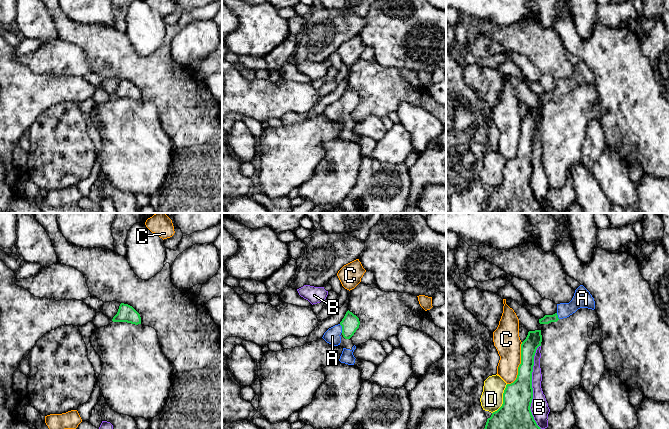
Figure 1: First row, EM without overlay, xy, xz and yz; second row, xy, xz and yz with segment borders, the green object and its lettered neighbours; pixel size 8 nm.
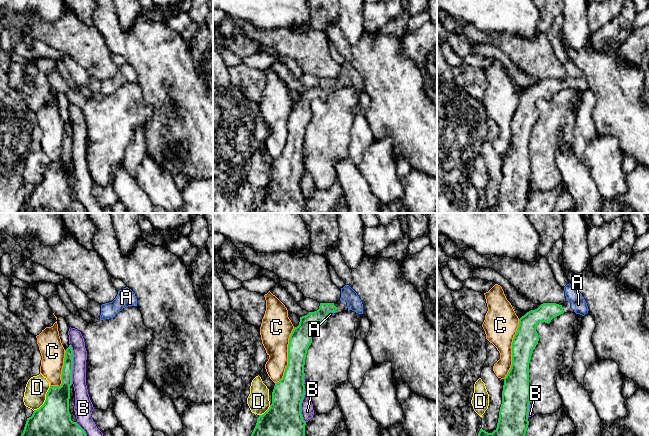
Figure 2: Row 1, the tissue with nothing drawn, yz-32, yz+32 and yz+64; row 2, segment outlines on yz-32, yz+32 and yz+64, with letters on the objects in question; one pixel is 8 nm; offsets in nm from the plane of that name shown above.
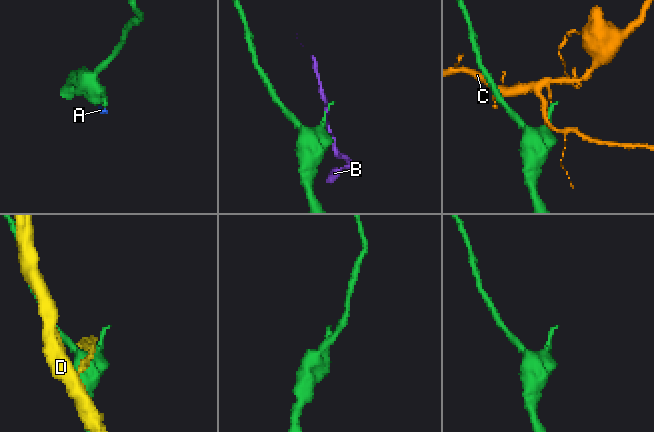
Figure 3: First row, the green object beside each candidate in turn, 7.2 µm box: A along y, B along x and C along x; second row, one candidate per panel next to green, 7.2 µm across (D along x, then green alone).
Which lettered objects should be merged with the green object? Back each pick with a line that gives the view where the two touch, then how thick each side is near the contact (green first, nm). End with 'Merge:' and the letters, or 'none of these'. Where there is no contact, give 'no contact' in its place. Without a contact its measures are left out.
A: xz | 150/130 nm
Merge: A

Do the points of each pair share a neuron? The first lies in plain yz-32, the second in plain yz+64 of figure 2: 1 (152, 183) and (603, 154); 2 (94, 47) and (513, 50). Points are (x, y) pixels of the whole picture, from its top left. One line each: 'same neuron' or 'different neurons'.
1: same neuron
2: same neuron

